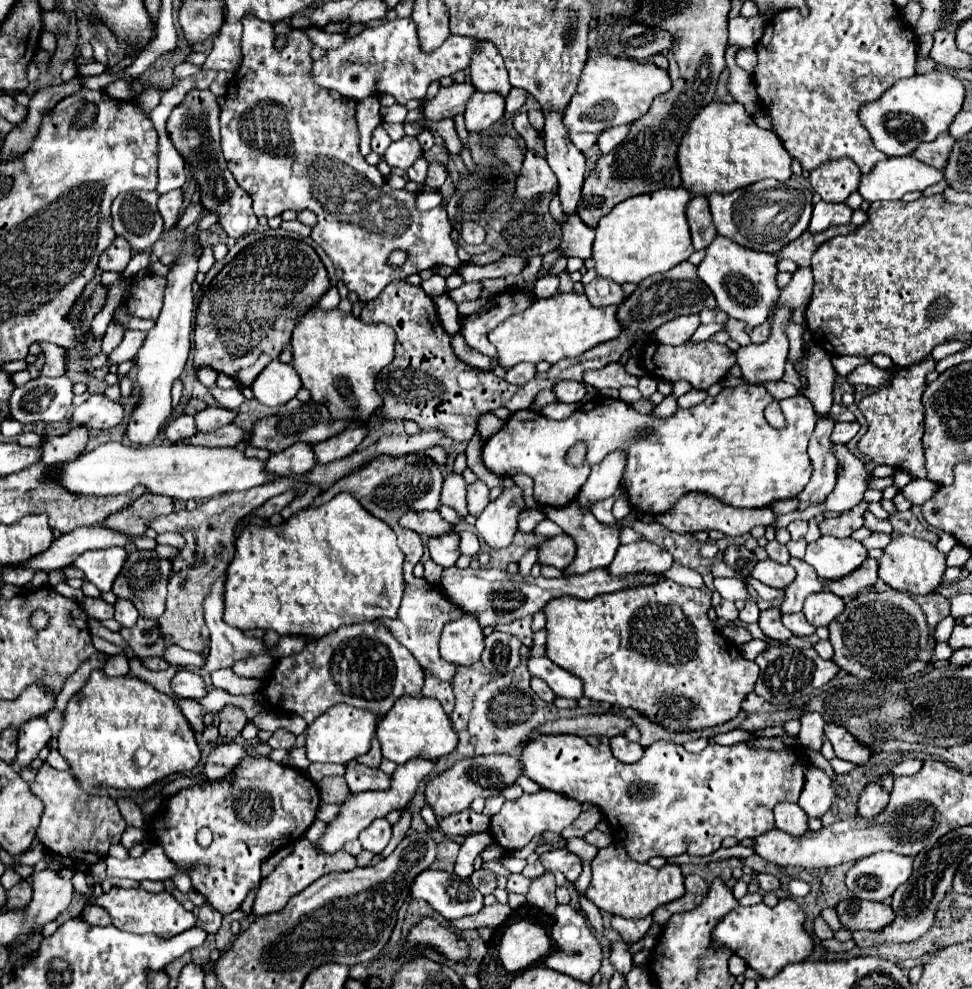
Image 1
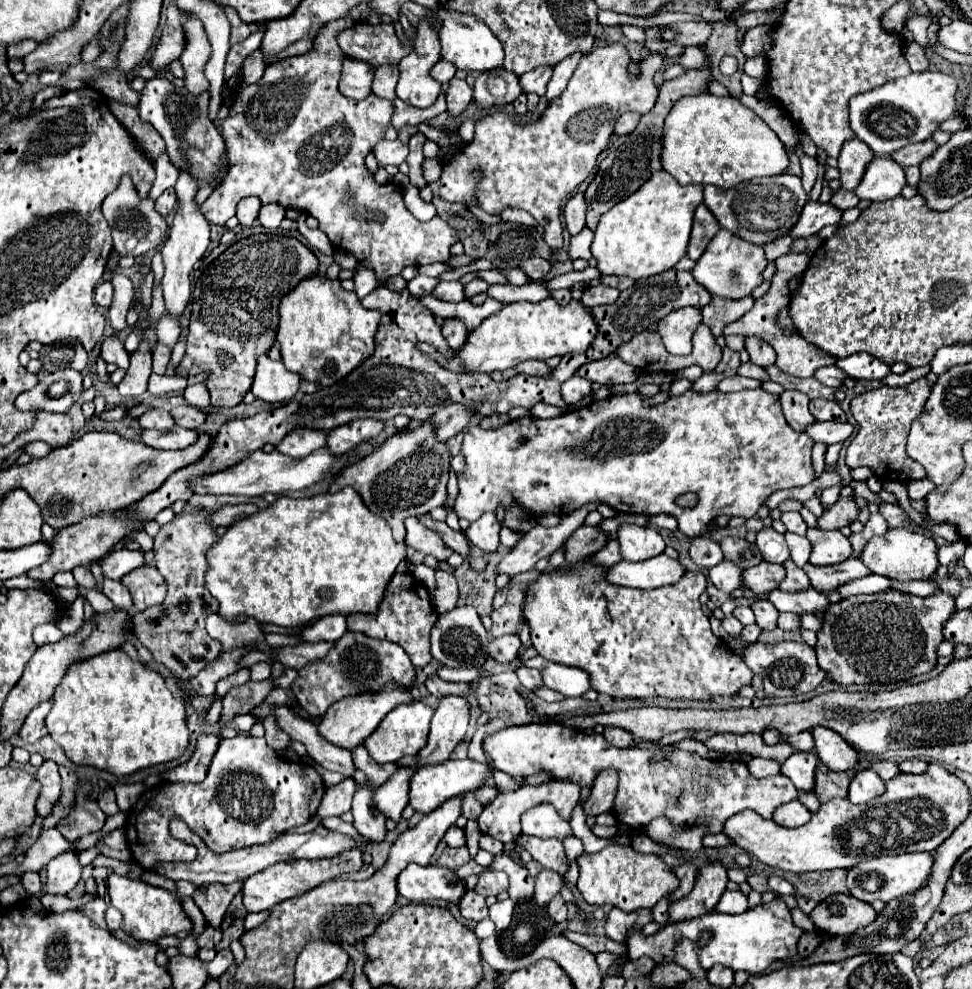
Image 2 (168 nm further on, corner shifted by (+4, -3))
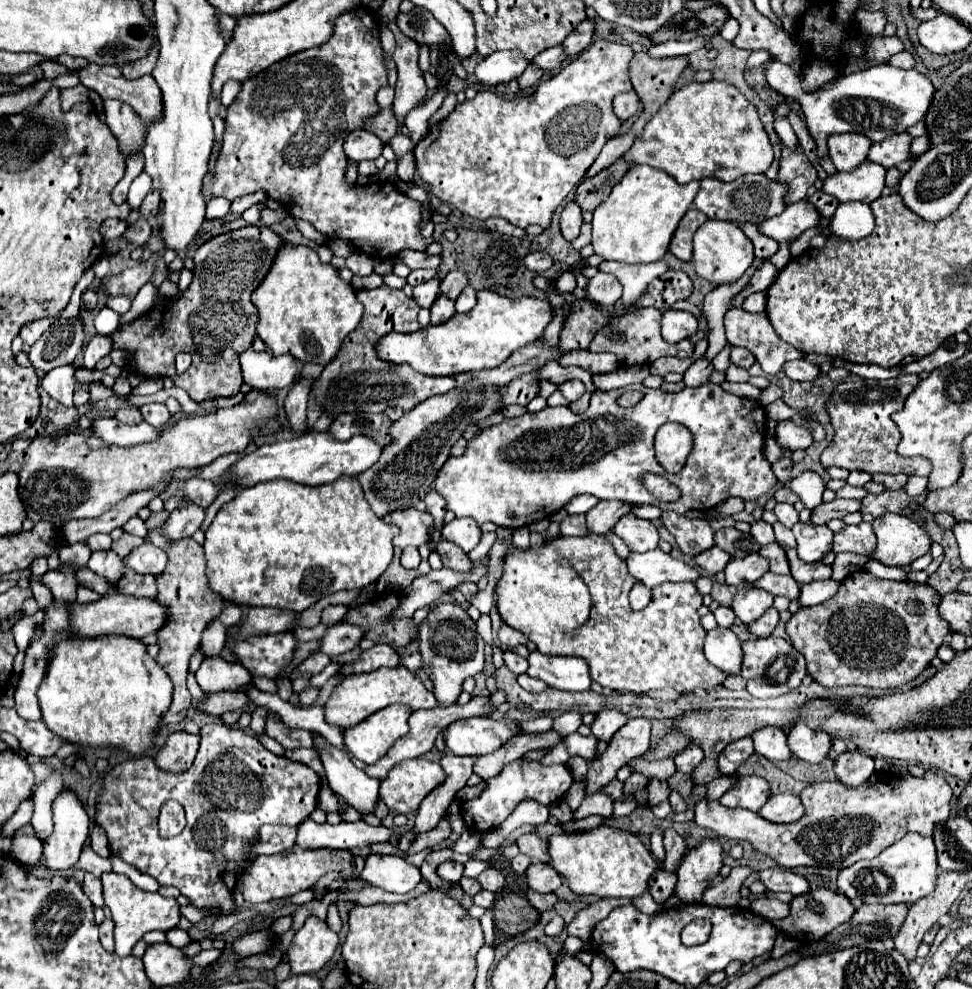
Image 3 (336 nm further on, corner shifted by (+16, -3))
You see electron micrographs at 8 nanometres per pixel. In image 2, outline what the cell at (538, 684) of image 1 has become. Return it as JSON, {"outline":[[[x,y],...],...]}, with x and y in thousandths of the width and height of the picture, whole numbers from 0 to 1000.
{"outline":[[[533,674],[533,676],[531,676],[531,683],[533,683],[535,691],[537,691],[543,699],[549,699],[551,695],[556,695],[556,693],[558,693],[558,685],[556,685],[556,678],[553,678],[553,676]]]}

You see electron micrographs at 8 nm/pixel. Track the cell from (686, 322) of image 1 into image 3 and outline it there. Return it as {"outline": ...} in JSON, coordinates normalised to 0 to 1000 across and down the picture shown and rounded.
{"outline":[[[683,314],[681,319],[681,341],[685,347],[698,347],[716,337],[718,325],[708,314]]]}

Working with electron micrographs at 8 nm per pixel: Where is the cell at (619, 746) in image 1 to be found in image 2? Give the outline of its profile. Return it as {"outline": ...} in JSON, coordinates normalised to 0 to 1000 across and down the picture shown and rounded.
{"outline":[[[623,735],[623,737],[621,737],[621,745],[623,745],[630,753],[634,753],[634,755],[648,755],[650,749],[652,749],[650,741],[644,739],[644,737],[640,737],[640,735]]]}

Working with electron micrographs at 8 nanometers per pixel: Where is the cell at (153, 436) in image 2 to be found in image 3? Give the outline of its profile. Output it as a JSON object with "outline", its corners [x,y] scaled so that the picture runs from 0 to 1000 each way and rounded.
{"outline":[[[101,422],[97,426],[95,436],[103,444],[107,444],[109,448],[113,448],[113,450],[128,450],[128,452],[152,448],[154,444],[163,444],[165,442],[165,436],[160,432],[156,432],[154,428],[128,430],[119,422]]]}

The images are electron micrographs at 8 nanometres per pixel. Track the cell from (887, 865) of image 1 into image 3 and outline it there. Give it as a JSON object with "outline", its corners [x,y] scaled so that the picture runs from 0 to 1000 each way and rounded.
{"outline":[[[938,842],[938,844],[930,844],[926,850],[922,850],[914,858],[909,858],[897,871],[883,871],[883,873],[866,879],[864,885],[862,885],[862,901],[866,905],[870,905],[872,909],[883,907],[883,901],[879,897],[879,889],[883,887],[885,879],[903,879],[912,887],[916,887],[916,899],[914,899],[914,903],[909,903],[909,905],[887,905],[889,913],[907,913],[907,915],[936,913],[938,915],[944,909],[949,909],[951,905],[955,905],[961,899],[961,895],[963,895],[963,885],[965,885],[963,856],[961,856],[961,850],[957,846],[949,846],[949,844]]]}

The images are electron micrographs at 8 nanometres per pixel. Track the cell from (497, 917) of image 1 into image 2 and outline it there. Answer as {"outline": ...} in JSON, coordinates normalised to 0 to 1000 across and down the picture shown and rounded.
{"outline":[[[479,901],[475,913],[473,913],[475,927],[486,929],[486,931],[496,931],[502,927],[502,915],[500,909],[488,901]]]}

